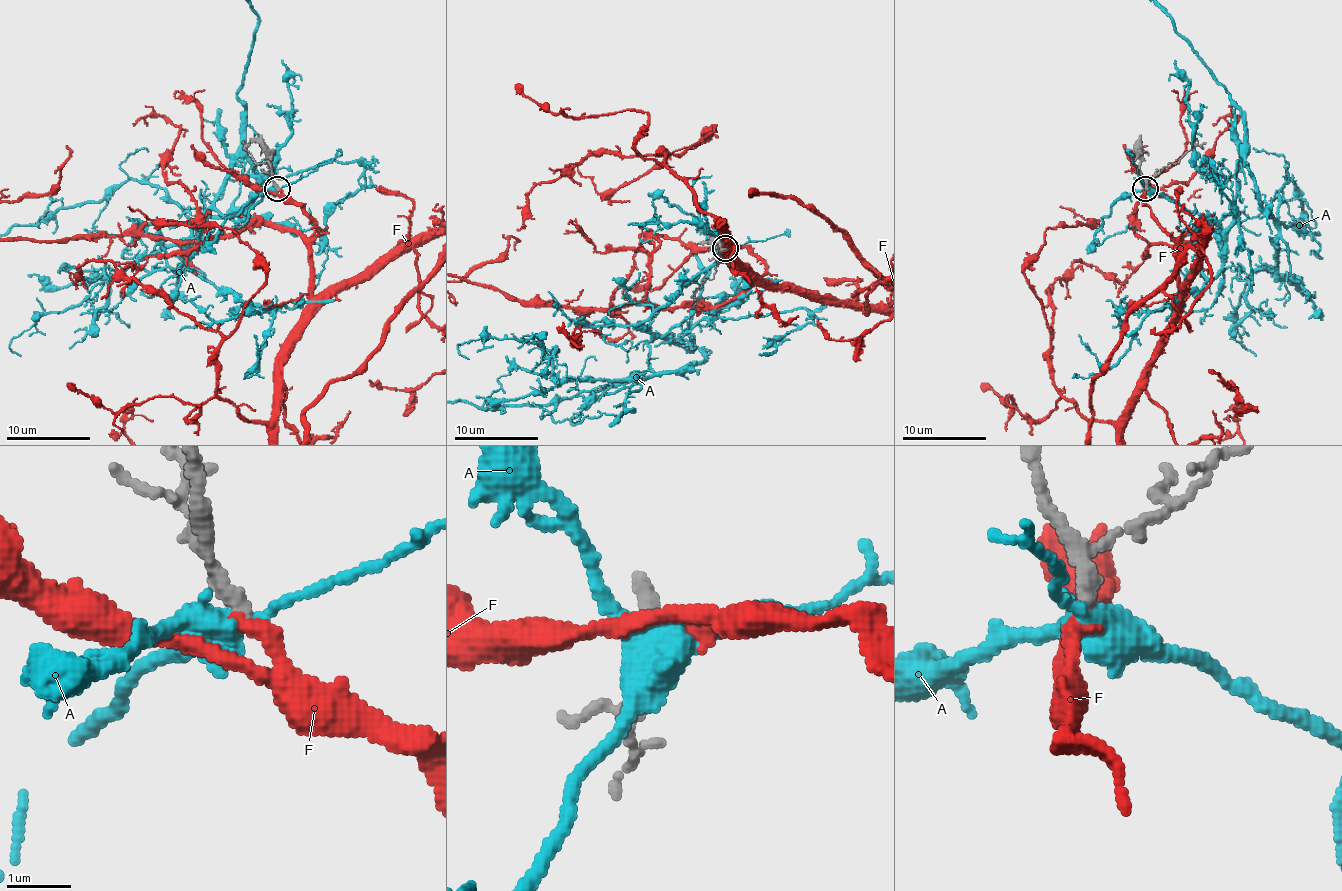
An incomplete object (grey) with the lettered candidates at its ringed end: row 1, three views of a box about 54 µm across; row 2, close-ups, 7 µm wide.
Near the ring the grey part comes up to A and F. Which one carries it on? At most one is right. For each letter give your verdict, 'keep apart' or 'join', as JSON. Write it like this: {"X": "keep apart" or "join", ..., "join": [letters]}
{"A": "keep apart", "F": "join", "join": ["F"]}

